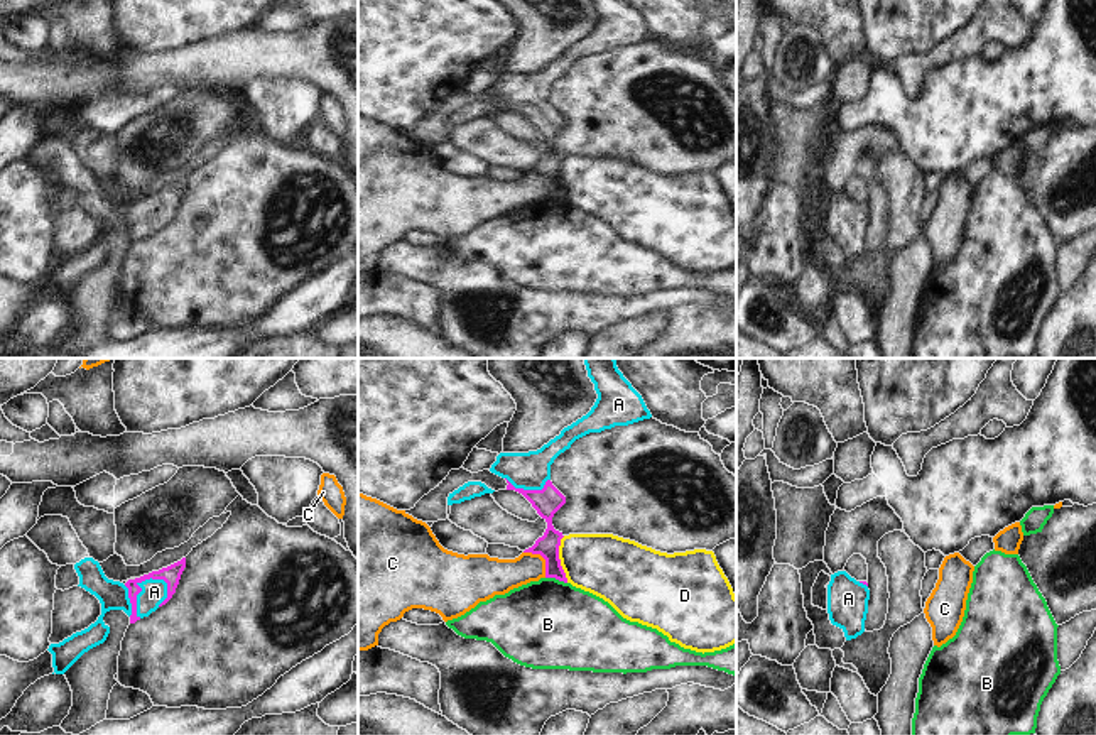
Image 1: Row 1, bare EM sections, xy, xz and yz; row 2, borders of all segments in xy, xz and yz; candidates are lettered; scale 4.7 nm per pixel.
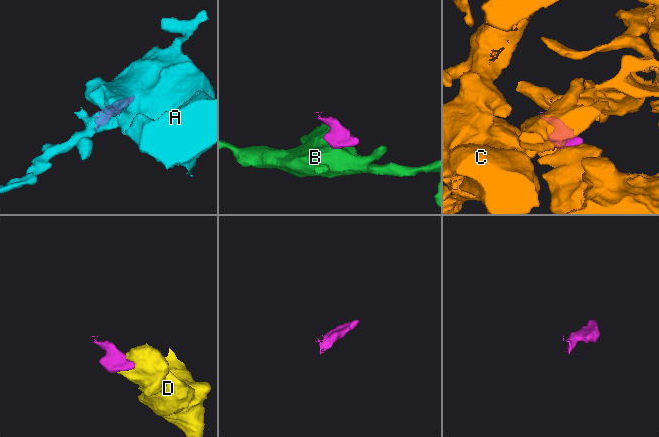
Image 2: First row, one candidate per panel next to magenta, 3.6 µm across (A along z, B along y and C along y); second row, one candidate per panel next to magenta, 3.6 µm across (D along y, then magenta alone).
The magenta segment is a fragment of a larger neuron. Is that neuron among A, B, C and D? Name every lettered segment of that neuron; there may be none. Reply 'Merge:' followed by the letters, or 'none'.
Merge: A

